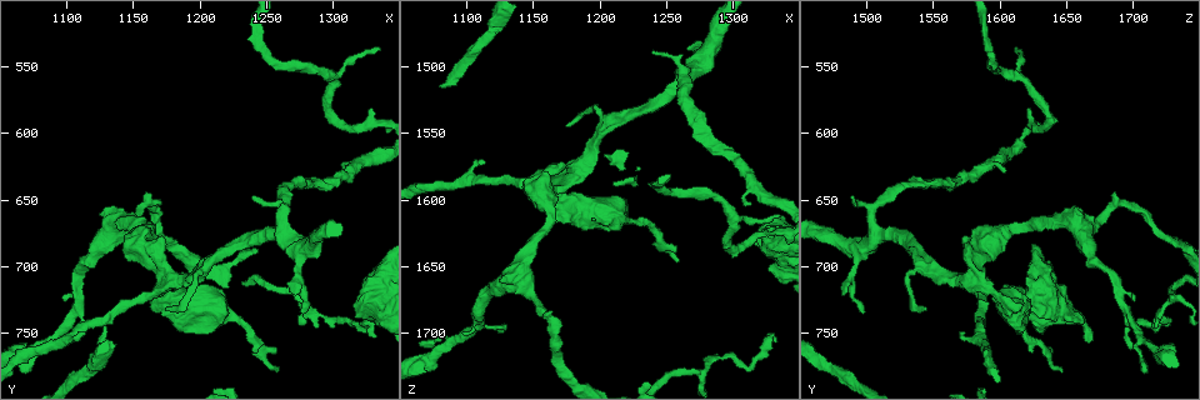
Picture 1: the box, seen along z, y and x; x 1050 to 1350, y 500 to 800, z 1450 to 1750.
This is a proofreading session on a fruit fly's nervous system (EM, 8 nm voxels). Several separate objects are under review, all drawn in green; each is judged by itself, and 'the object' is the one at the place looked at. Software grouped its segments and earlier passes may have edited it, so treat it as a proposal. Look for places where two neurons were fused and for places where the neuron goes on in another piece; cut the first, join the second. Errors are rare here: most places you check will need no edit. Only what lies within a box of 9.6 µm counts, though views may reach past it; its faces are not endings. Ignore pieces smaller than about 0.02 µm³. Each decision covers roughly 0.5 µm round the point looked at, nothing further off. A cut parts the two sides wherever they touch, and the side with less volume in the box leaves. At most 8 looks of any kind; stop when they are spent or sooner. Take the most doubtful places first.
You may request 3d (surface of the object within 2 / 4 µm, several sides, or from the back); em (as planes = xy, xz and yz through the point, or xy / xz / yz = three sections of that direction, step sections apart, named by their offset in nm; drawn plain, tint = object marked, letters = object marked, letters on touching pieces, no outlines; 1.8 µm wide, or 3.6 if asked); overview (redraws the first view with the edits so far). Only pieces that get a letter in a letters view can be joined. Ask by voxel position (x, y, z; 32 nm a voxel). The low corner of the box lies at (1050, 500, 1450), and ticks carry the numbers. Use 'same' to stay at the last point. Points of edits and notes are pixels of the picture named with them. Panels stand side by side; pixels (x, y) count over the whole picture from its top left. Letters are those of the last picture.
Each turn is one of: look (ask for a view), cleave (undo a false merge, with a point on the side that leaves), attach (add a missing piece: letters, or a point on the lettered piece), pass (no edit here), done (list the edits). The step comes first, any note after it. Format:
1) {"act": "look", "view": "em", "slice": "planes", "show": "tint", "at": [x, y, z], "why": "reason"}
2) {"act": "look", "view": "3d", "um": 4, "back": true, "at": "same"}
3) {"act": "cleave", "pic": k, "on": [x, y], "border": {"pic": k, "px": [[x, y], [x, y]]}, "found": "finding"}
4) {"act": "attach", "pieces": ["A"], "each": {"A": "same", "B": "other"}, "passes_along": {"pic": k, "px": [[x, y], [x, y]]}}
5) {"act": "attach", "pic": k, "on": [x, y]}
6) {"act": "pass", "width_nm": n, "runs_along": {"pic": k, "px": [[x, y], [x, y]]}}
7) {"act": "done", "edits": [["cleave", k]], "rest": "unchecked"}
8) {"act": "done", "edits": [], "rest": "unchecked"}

{"act": "look", "view": "em", "slice": "planes", "show": "letters", "at": [1260, 776, 1644], "why": "free end"}

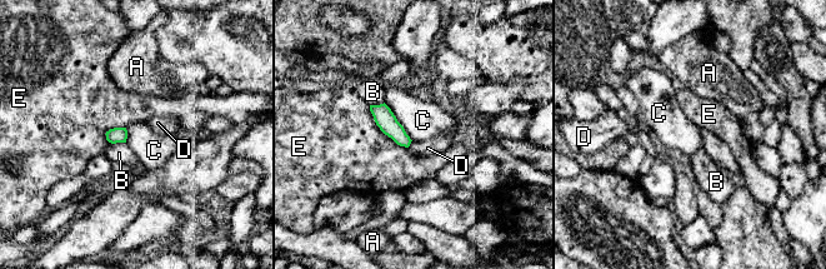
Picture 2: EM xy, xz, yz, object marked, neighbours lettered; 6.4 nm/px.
{"act": "pass", "width_nm": 100, "each": {"A": "other", "B": "other", "C": "other", "D": "other", "E": "other"}, "border": {"pic": 2, "px": [[384, 103], [412, 140]]}, "found": "no lettered piece goes on from it"}

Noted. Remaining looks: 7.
{"act": "look", "view": "em", "slice": "planes", "show": "letters", "at": [1176, 710, 1584], "why": "four arms meet"}

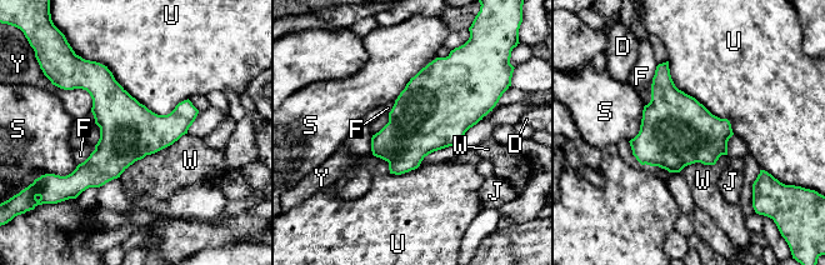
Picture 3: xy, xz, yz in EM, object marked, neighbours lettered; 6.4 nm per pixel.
{"act": "pass", "each": {"D": "other", "F": "other", "J": "other", "S": "other", "U": "other", "W": "other", "Y": "other"}, "found": "one neuron here"}

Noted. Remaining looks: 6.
{"act": "look", "view": "3d", "um": 2, "back": true, "at": [1314, 742, 1722], "why": "sharp bend"}

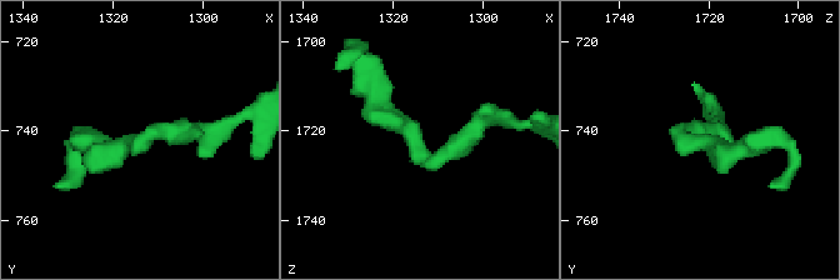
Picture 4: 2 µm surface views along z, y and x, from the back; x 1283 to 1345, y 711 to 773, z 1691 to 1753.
{"act": "look", "view": "em", "slice": "planes", "show": "letters", "at": [1314, 742, 1724], "why": "need the tissue"}

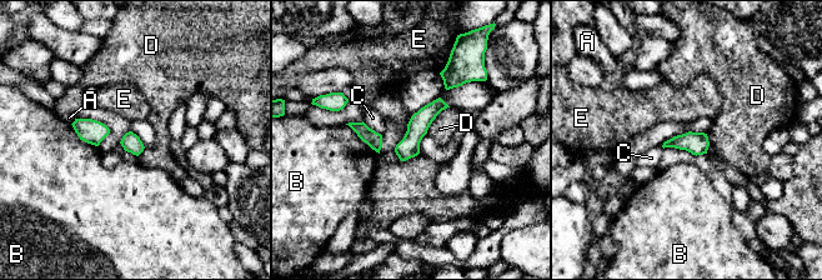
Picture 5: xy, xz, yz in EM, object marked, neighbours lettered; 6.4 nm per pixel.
{"act": "pass", "each": {"A": "other", "B": "other", "C": "other", "D": "other", "E": "other"}, "border": {"pic": 5, "px": [[449, 106], [436, 116], [426, 133]]}, "found": "all the same neuron"}

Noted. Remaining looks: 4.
{"act": "done", "edits": [], "rest": "unchecked"}

